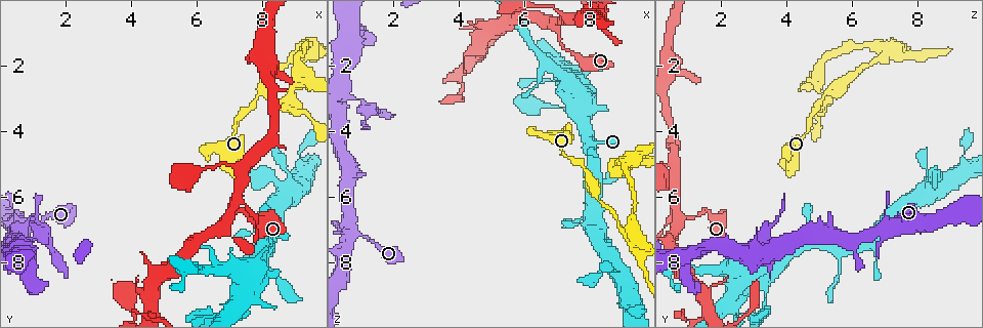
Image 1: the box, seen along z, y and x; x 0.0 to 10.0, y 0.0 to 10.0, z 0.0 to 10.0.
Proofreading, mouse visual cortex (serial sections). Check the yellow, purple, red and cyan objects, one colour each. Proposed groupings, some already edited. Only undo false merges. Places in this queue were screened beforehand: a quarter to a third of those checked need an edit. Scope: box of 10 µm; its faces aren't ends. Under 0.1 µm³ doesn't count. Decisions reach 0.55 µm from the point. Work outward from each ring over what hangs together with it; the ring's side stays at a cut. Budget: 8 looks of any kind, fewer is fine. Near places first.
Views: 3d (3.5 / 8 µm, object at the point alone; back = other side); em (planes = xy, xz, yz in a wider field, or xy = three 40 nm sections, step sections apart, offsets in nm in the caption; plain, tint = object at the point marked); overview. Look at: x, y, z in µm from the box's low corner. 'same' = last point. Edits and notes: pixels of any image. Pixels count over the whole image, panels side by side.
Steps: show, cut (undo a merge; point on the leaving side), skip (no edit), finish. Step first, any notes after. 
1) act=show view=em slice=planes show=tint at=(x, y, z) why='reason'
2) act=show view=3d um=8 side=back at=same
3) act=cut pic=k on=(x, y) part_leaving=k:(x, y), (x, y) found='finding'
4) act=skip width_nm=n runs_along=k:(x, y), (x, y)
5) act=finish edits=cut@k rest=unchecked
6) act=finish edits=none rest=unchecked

act=show view=3d um=3.5 at=(7.35, 8.25, 2.40) why='sharp bend'

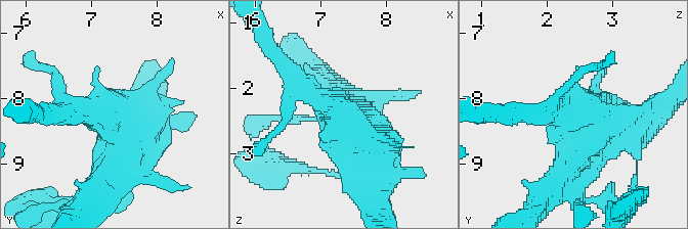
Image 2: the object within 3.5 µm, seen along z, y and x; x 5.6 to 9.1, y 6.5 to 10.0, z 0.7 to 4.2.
act=show view=em slice=xy step=2 show=tint at=(7.30, 8.25, 2.45) why='now the EM'

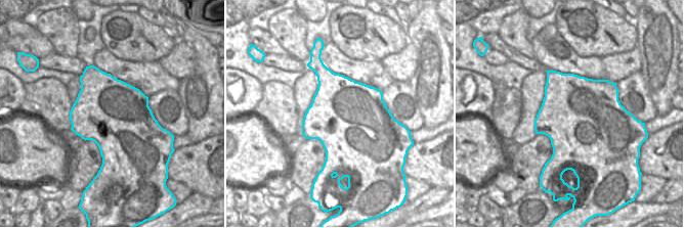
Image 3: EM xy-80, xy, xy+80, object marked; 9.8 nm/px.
act=skip runs_along=2:(650, 116), (593, 116), (564, 173) found='continuous, no second cell'

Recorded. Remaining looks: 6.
act=show view=3d um=3.5 at=(1.05, 7.25, 3.05) why='sharp bend'

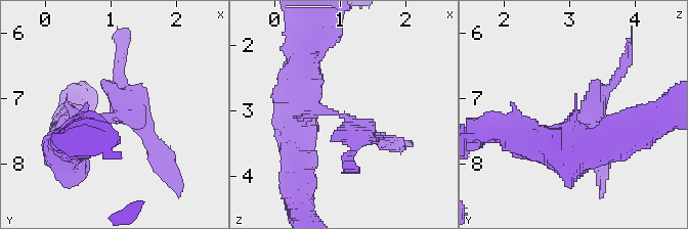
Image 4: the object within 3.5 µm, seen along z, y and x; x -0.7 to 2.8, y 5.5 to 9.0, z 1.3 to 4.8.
act=show view=em slice=xy step=5 show=tint at=(1.05, 7.25, 3.05)

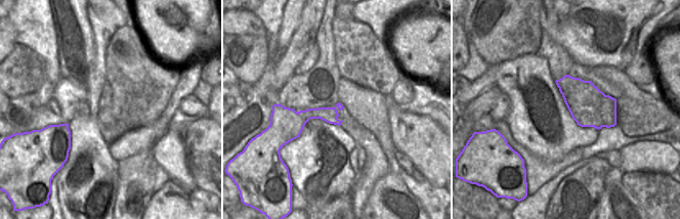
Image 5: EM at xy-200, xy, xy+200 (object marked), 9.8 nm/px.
act=show view=em slice=xy step=3 show=tint at=same

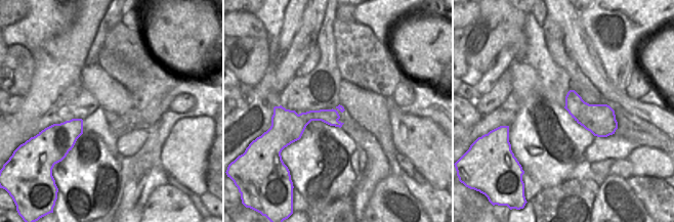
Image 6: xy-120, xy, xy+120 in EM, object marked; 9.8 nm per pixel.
act=skip runs_along=4:(66, 147), (116, 112), (154, 147) found='all the same cell'

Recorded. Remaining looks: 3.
act=show view=3d um=3.5 at=(9.25, 1.60, 7.05) why='four arms meet'

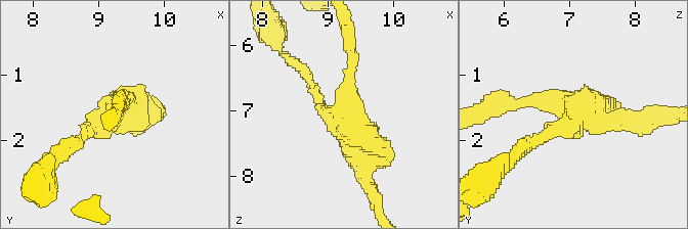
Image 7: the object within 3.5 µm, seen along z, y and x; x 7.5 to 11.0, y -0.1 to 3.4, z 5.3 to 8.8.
act=show view=em slice=planes show=tint at=(9.20, 1.60, 7.10) arms=4 arm_widths_nm=150,150,200,300 why='now the EM'

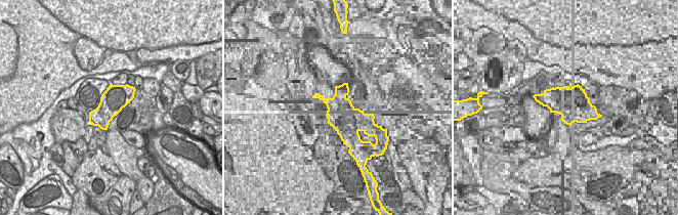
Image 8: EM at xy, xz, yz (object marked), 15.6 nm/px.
act=show view=em slice=xy step=3 show=tint at=same

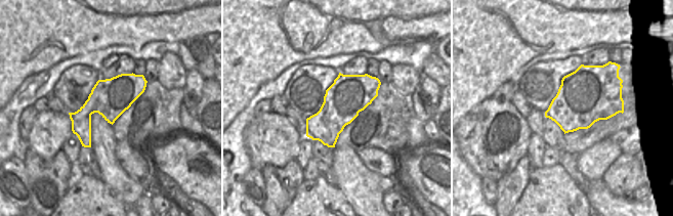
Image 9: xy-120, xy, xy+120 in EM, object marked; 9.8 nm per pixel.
act=skip runs_along=7:(76, 140), (123, 102) found='all the same cell'

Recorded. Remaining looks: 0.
act=finish edits=none rest=unchecked

